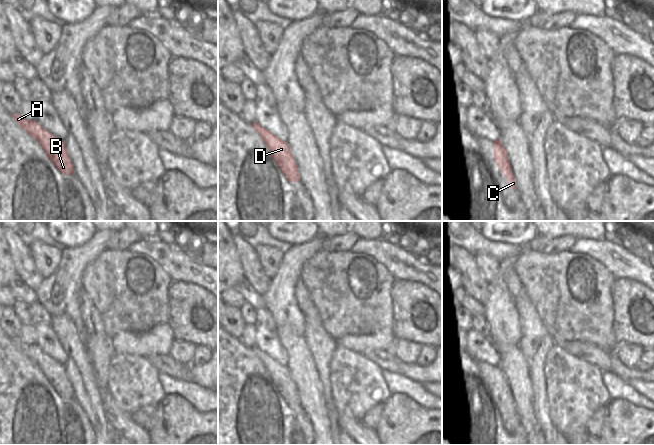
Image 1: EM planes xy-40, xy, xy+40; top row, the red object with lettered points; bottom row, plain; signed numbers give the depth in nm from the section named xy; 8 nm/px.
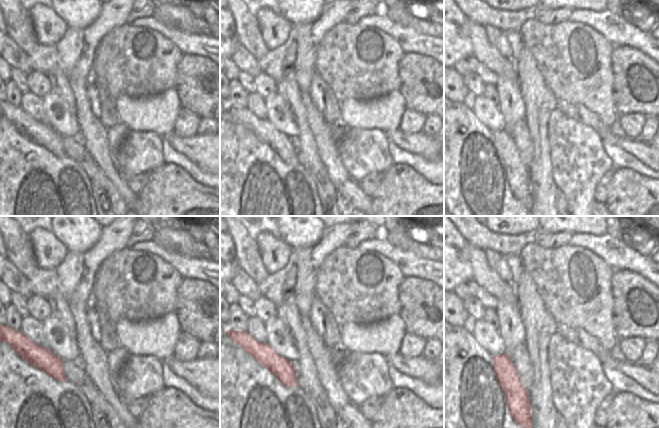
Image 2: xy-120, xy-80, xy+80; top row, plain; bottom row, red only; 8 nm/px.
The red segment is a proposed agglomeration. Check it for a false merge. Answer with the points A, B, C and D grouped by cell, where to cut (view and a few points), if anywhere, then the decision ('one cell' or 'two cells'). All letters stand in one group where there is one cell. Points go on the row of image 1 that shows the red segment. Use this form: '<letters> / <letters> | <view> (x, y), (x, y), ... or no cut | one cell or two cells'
A B C D | no cut | one cell

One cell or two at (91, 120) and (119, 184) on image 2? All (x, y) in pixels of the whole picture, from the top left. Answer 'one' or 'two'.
one

